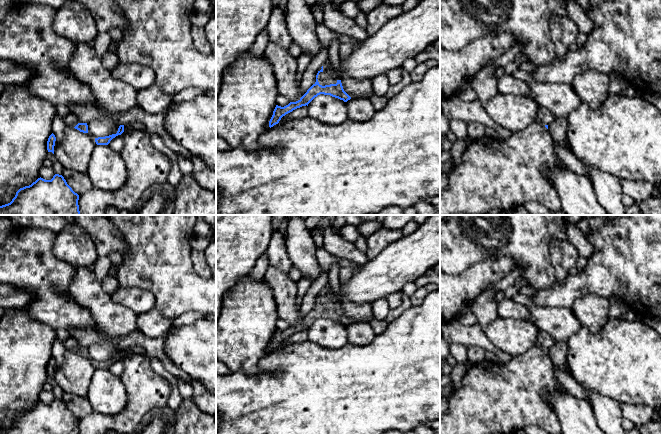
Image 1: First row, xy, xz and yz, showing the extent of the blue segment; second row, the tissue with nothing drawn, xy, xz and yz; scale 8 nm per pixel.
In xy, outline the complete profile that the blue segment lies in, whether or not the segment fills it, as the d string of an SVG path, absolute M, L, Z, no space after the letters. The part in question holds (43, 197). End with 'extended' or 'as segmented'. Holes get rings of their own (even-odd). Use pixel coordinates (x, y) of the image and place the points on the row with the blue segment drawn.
M62 175L51 180L38 178L29 186L20 188L12 201L0 206L0 215L80 215L79 195L67 184Z; as segmented

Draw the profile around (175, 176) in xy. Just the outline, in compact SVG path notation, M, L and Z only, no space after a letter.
M157 134L150 135L150 140L153 146L159 150L160 152L163 152L167 157L169 157L172 161L172 167L169 172L167 182L173 186L176 187L179 182L181 181L183 175L180 172L180 169L178 167L177 163L177 154L170 150L164 143L162 138Z

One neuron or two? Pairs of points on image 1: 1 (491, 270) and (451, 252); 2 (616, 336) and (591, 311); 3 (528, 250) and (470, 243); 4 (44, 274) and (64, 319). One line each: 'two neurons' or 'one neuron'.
1: two neurons
2: two neurons
3: one neuron
4: one neuron

